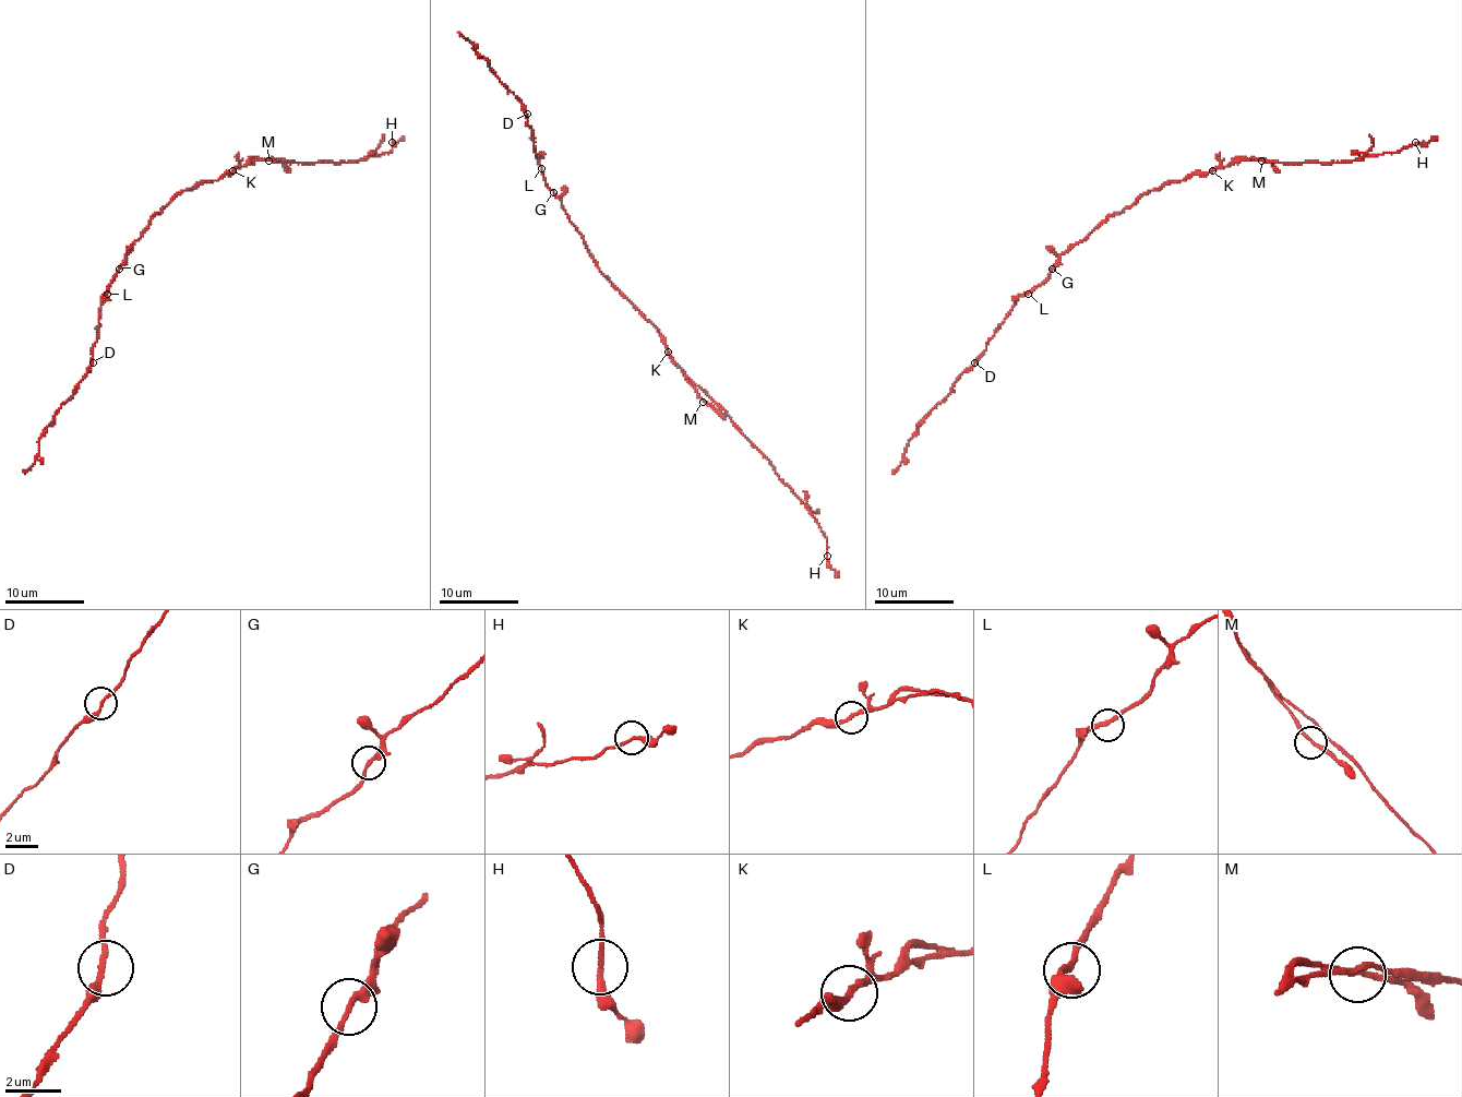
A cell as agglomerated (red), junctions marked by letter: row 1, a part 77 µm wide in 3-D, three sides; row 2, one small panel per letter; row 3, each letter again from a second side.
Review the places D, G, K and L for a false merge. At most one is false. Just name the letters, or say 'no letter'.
K

